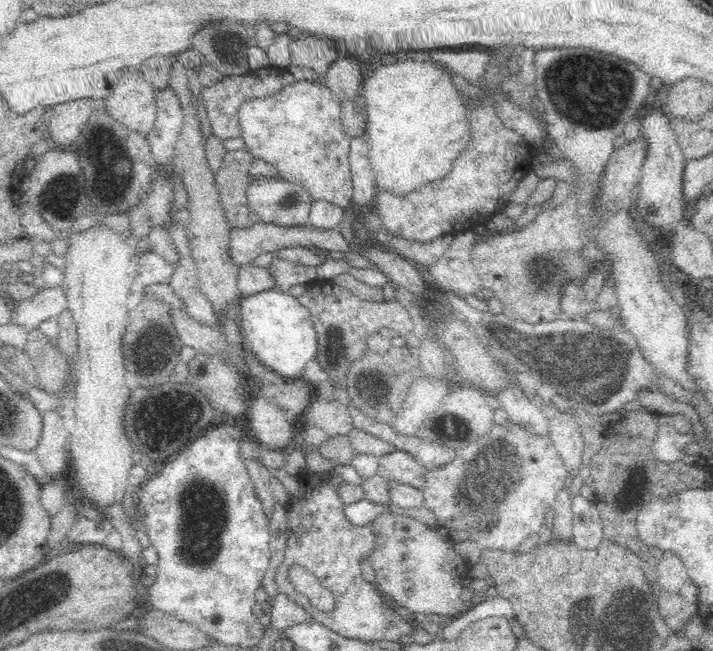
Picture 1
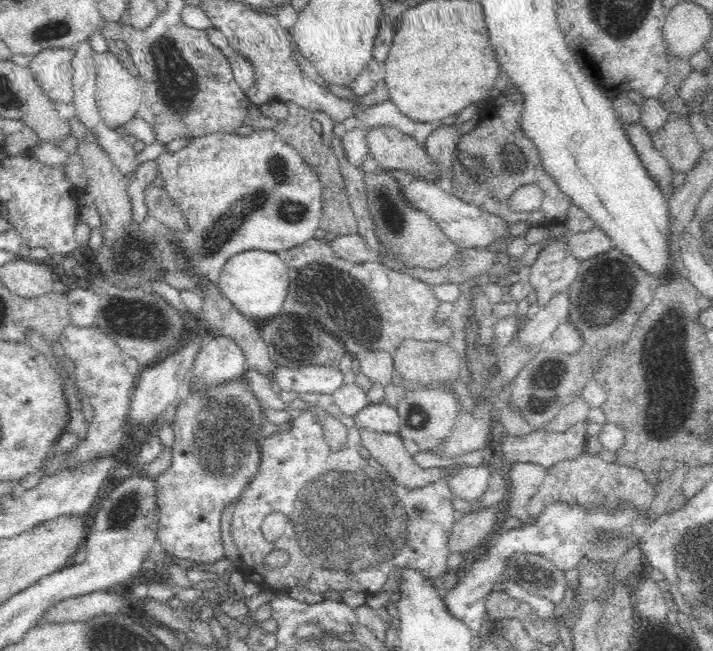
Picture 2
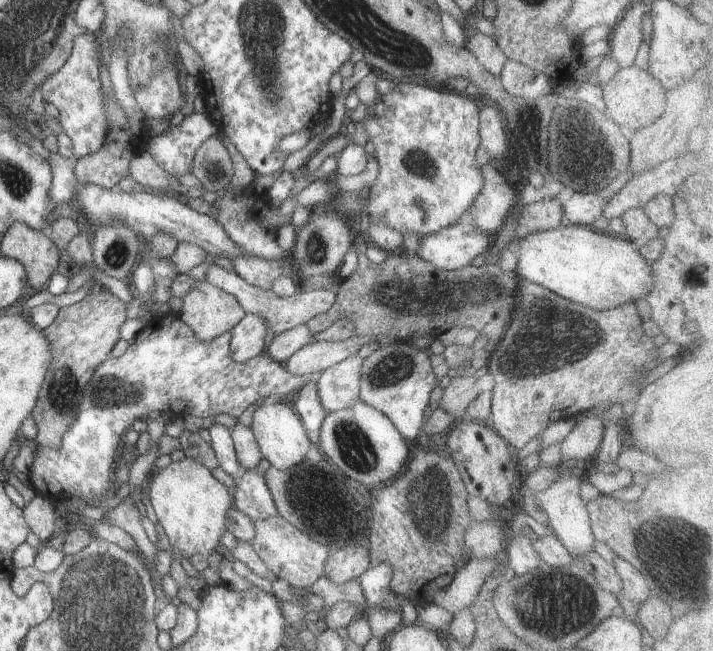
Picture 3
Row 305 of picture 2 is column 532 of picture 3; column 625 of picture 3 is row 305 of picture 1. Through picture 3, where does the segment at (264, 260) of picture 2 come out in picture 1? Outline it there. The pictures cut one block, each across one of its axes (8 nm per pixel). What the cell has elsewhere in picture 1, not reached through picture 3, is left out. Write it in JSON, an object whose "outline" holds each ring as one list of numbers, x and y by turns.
{"outline":[[276,288,252,294,240,300,238,314,247,353,262,364,264,372,268,370,277,378,286,376,296,380,302,376,307,364,316,358,318,338,309,309,291,294]]}

